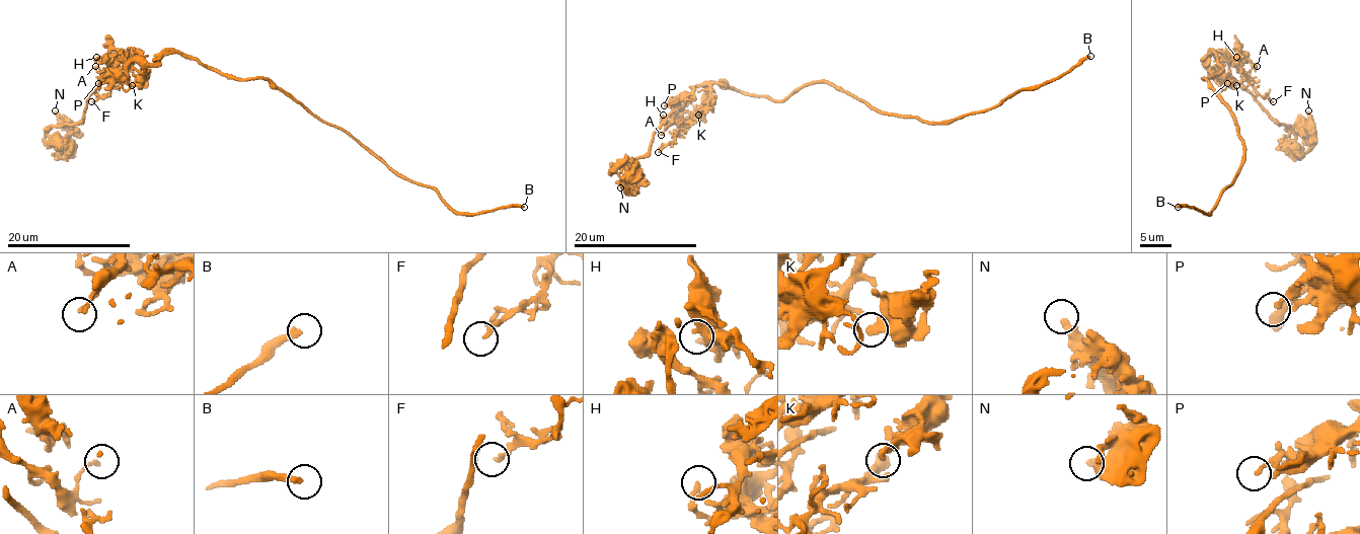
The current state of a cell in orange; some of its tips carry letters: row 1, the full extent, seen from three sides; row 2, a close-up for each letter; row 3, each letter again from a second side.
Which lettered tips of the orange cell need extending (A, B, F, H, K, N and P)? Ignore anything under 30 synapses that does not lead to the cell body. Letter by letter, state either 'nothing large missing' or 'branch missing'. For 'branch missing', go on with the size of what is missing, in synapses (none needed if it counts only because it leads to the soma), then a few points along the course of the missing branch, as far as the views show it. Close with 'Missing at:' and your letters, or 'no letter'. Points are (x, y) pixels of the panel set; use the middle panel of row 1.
A: nothing large missing
B: branch missing
F: nothing large missing
H: nothing large missing
K: nothing large missing
N: nothing large missing
P: nothing large missing
Missing at: B

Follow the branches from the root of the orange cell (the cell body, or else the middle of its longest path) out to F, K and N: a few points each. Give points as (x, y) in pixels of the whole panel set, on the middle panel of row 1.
F: (792, 94), (775, 101), (767, 96), (750, 96), (713, 82), (704, 94), (704, 105), (658, 152)
K: (792, 94), (775, 101), (713, 84), (710, 102), (698, 115)
N: (792, 94), (775, 101), (718, 82), (695, 85), (650, 149), (613, 167), (625, 165), (633, 192), (620, 187)

